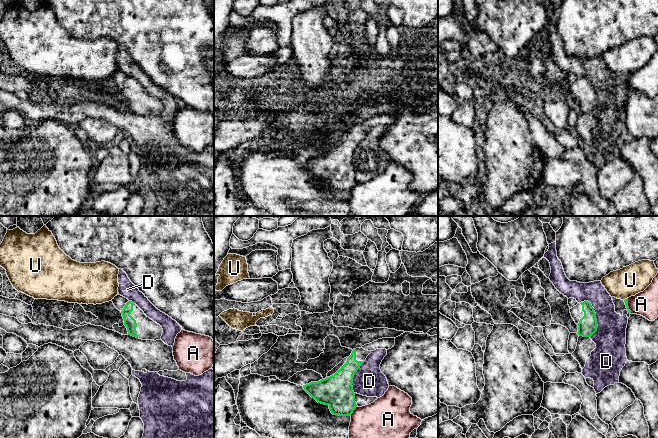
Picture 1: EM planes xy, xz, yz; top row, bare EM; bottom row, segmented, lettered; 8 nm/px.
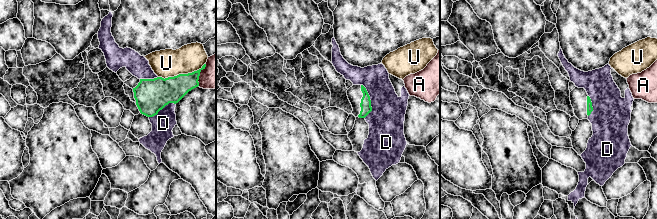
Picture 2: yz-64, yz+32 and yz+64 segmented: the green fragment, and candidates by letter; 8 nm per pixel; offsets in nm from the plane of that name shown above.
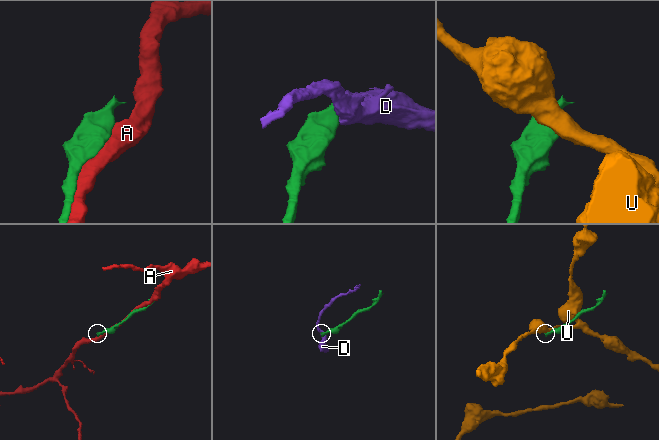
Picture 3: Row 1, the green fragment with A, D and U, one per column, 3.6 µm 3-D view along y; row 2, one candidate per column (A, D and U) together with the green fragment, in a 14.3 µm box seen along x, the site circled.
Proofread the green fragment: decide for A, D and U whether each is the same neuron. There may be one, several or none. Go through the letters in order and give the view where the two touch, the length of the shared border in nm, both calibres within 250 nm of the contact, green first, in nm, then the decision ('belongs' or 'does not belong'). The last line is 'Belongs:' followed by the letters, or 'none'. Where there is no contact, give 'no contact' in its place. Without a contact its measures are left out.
A: meets green in xz; contact 90 nm long; 260 nm thick on the green side, 440 nm on the other; does not belong
D: meets green in yz; contact 300 nm long; 160 nm thick on the green side, 260 nm on the other; does not belong
U: meets green in yz; contact 40 nm long; 30 nm thick on the green side, 240 nm on the other; does not belong
Belongs: none

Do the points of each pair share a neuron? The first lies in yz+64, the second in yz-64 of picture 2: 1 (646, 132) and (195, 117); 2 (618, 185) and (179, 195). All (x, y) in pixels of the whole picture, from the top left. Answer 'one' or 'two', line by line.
1: one
2: two

